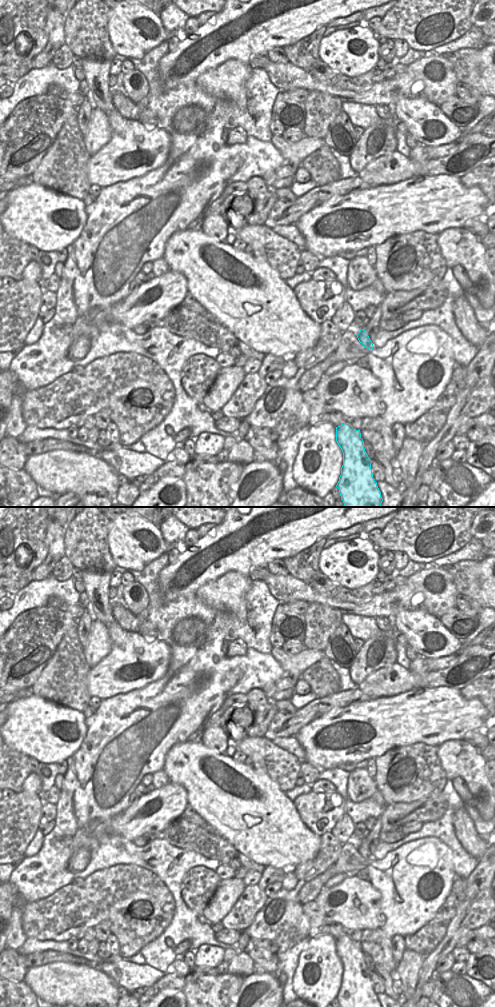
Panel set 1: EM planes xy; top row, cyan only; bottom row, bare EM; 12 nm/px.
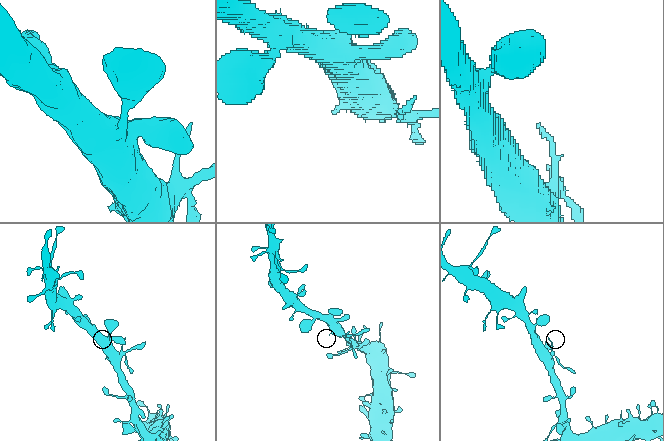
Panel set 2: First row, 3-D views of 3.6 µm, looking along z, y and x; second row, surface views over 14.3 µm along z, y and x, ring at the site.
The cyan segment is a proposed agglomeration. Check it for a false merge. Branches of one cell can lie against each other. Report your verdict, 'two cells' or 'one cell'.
two cells

